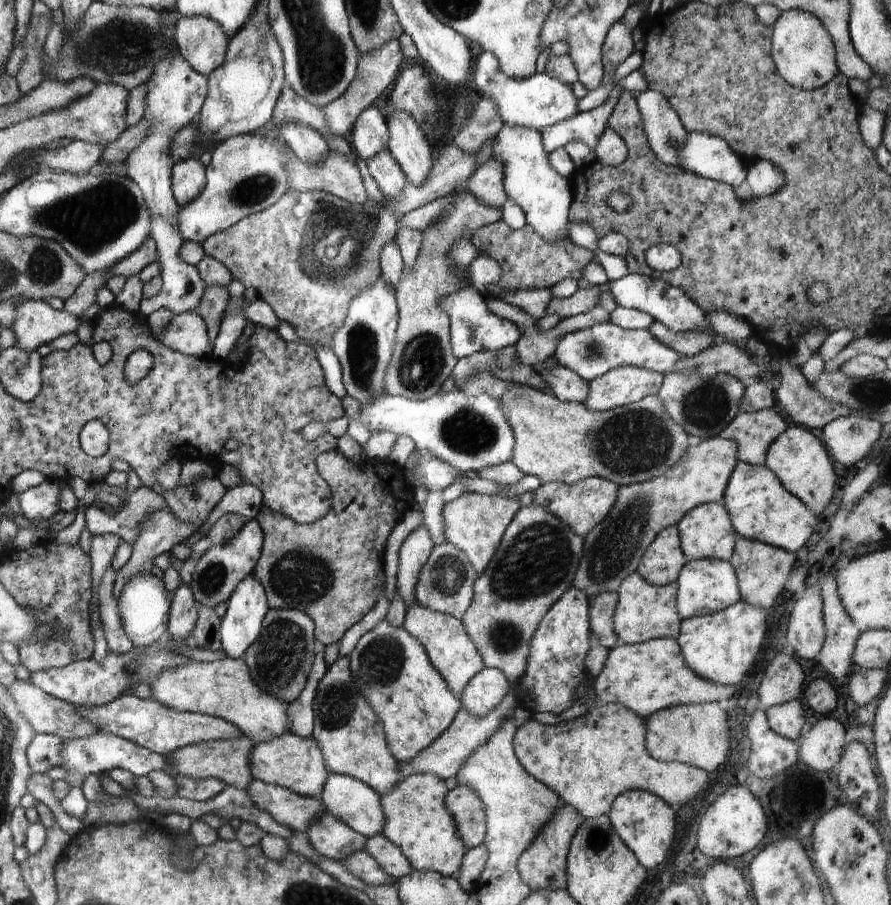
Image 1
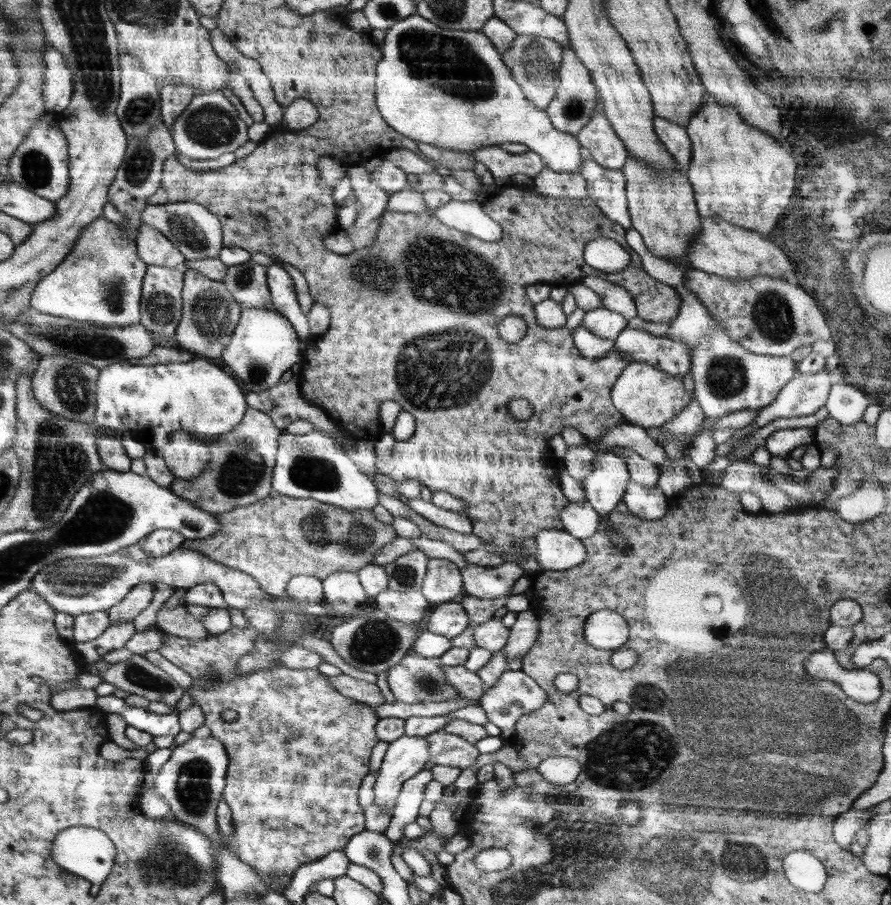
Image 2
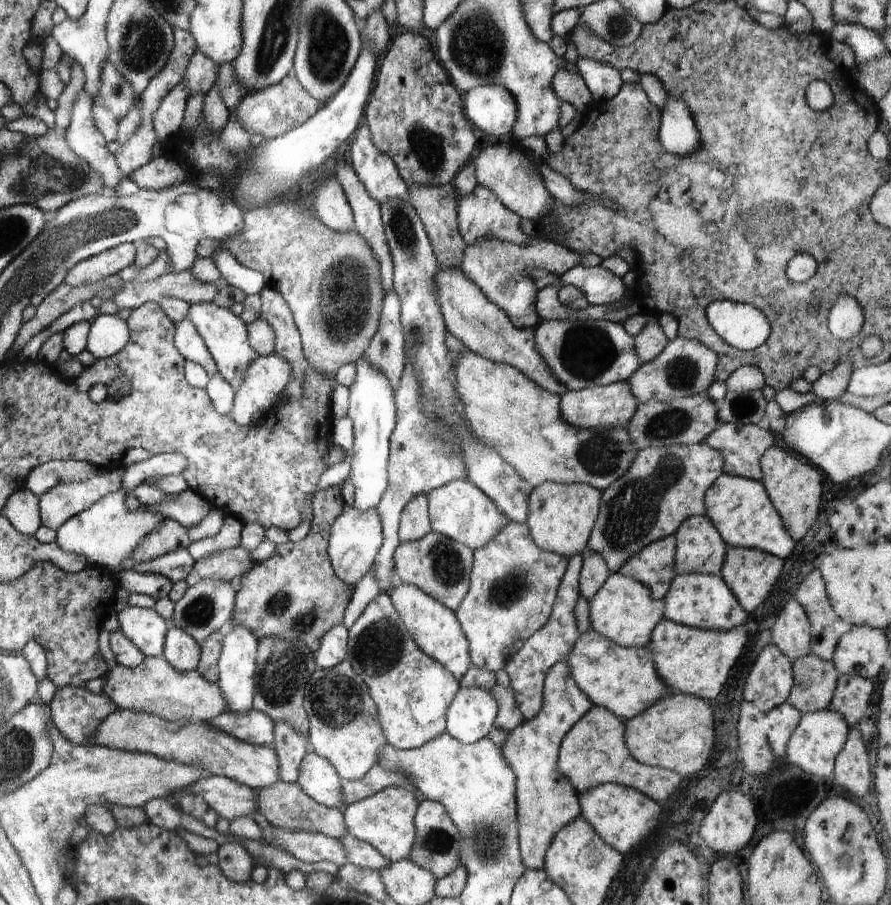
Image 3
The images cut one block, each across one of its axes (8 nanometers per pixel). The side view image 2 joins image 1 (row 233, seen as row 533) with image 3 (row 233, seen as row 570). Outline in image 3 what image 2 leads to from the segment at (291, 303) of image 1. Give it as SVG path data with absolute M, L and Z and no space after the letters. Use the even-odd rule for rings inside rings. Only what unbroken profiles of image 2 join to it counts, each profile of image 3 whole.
M302 200L297 202L272 202L266 208L248 208L243 210L244 226L243 231L227 241L219 241L218 239L204 238L198 241L196 252L198 257L213 258L213 252L216 249L226 249L230 251L241 265L249 269L260 272L264 275L265 286L276 288L277 291L284 297L286 304L290 307L293 314L294 322L301 334L301 345L306 360L322 375L327 375L335 380L337 370L348 363L356 363L363 356L372 340L372 337L377 333L379 327L379 318L383 307L383 298L385 297L384 289L382 288L378 261L374 258L374 253L369 247L369 244L359 236L356 230L347 233L337 233L330 230L322 221L319 221L314 214L314 210L310 211L303 206Z

